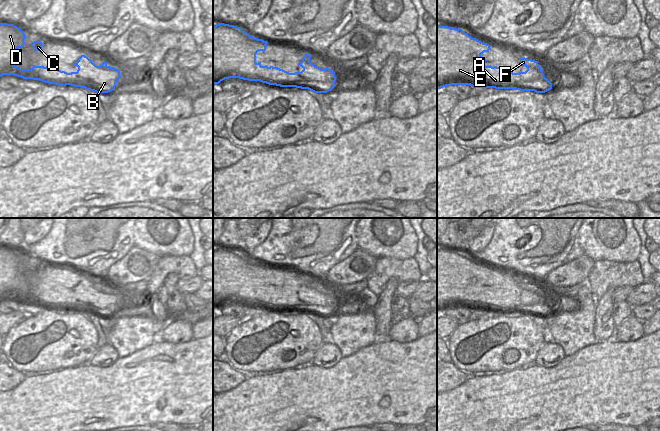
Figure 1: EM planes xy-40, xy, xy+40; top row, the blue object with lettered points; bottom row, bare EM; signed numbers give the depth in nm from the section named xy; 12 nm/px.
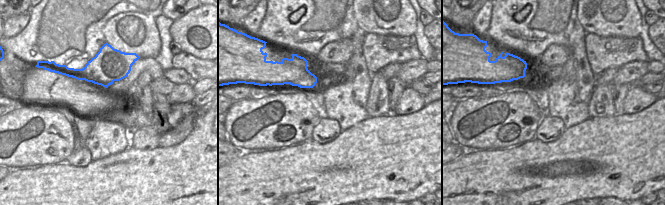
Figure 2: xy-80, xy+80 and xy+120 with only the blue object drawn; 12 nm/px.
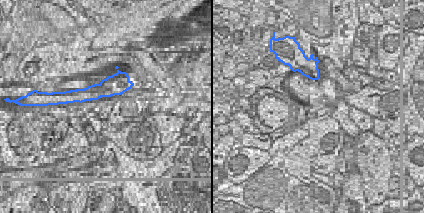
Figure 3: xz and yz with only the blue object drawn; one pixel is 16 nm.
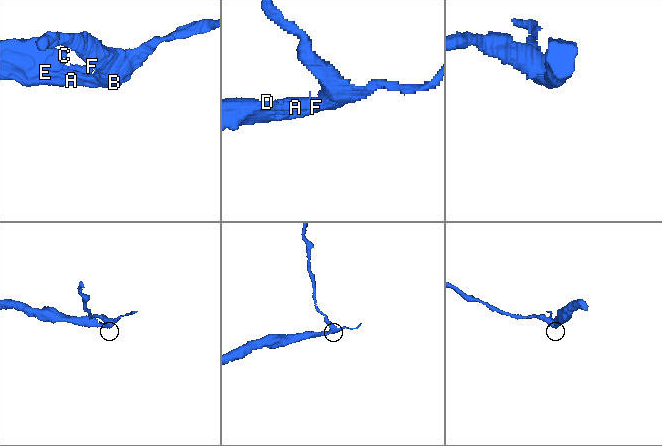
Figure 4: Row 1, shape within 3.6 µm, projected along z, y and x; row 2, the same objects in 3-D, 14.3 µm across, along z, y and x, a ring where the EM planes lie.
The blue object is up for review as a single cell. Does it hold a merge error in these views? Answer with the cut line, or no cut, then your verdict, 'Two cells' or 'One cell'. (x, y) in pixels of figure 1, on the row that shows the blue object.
Split along xy+40 (524, 72), (527, 81), (536, 82), (534, 90). Two cells.

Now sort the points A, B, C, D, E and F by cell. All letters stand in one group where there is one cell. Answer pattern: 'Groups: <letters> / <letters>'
Groups: A C D E / B F.

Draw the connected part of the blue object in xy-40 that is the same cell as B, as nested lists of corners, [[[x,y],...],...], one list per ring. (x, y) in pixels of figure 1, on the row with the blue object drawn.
[[[81,55],[73,65],[78,67],[78,82],[89,82],[88,90],[96,93],[108,93],[115,90],[120,71],[108,66],[106,61],[97,66],[87,56]]]

